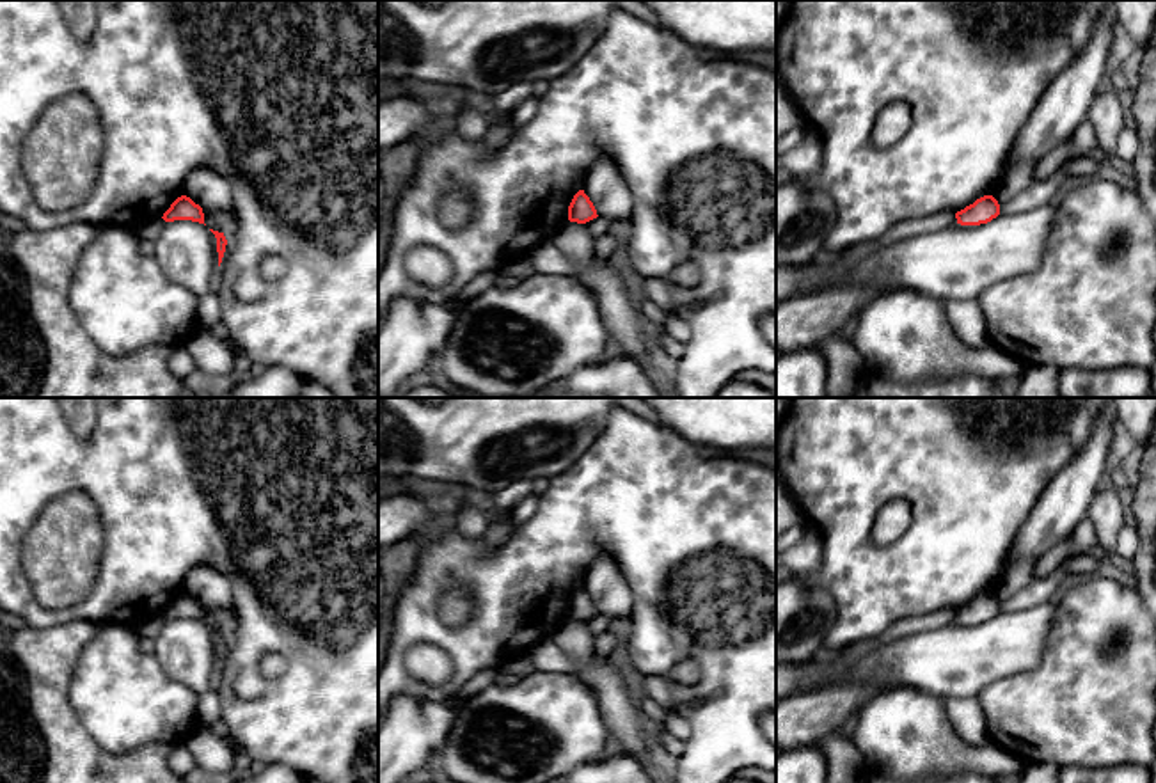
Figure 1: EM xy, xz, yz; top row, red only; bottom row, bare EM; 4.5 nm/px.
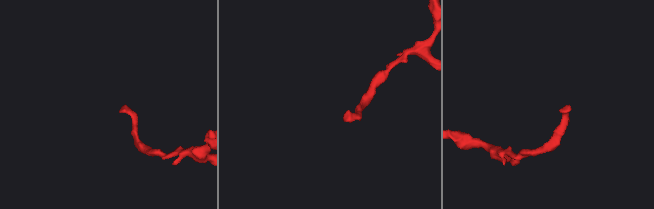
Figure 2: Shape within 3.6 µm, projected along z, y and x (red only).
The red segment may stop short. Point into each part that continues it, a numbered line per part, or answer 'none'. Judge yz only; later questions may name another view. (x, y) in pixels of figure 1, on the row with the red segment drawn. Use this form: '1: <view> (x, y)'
none

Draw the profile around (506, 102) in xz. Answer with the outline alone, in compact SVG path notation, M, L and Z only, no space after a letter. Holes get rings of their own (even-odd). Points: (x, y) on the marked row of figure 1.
M519 82L494 96L499 115L510 115L519 105L538 94L538 85L533 82Z

